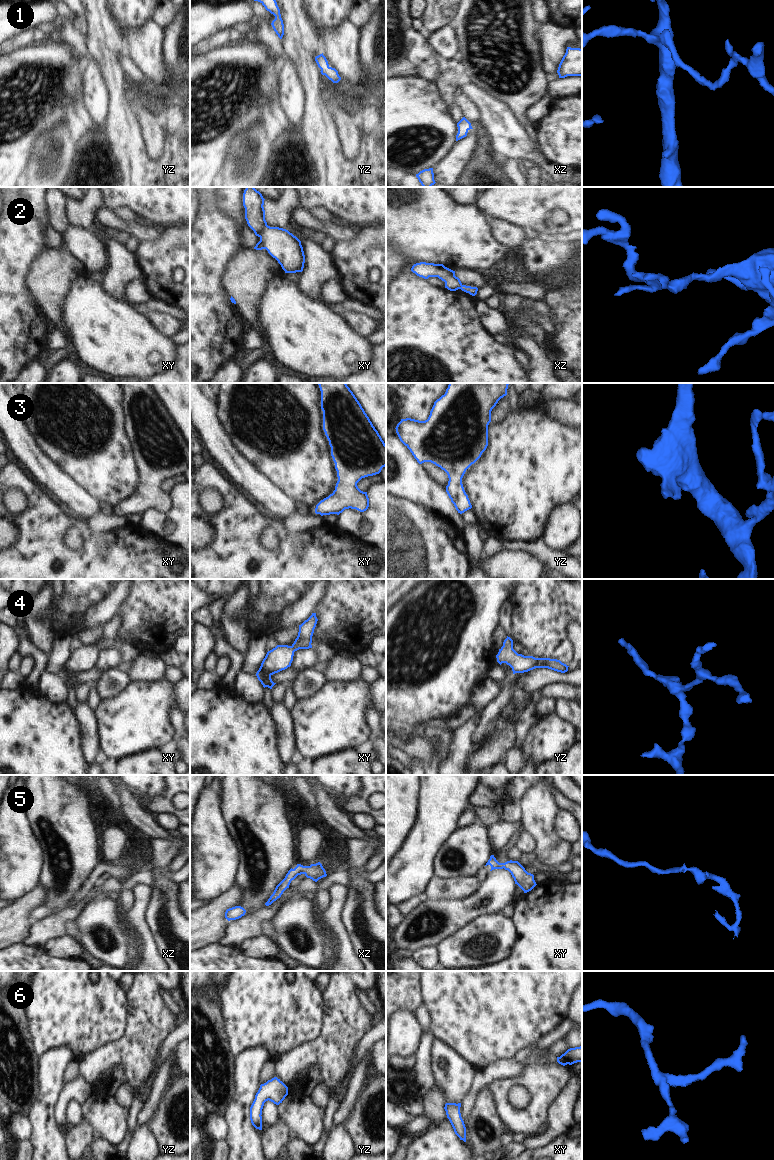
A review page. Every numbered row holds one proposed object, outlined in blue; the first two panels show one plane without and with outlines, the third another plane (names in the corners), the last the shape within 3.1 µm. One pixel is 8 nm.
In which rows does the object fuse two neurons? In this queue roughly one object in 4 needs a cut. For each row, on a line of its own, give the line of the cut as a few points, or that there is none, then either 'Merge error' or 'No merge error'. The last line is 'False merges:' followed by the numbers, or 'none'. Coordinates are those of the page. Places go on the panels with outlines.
1: No split. No merge error
2: Split along xy (266, 224), (259, 236). Merge error
3: No split. No merge error
4: No split. No merge error
5: No split. No merge error
6: No split. No merge error
False merges: 2.

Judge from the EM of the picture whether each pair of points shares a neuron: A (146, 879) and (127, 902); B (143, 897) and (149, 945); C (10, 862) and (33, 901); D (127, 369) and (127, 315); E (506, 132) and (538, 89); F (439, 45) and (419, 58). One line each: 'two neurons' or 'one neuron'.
A: two neurons
B: one neuron
C: two neurons
D: one neuron
E: two neurons
F: two neurons

